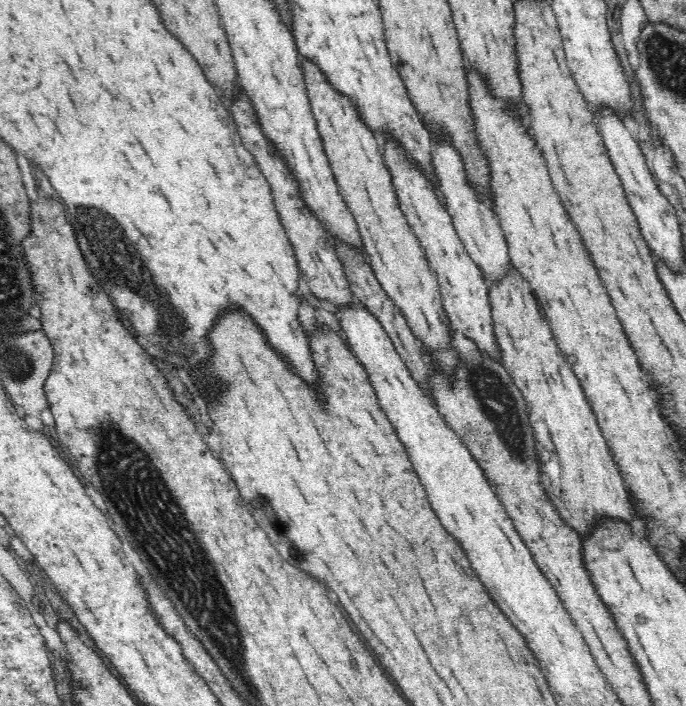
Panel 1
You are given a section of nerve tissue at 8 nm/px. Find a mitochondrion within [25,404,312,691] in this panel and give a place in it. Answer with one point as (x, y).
(278, 523)

